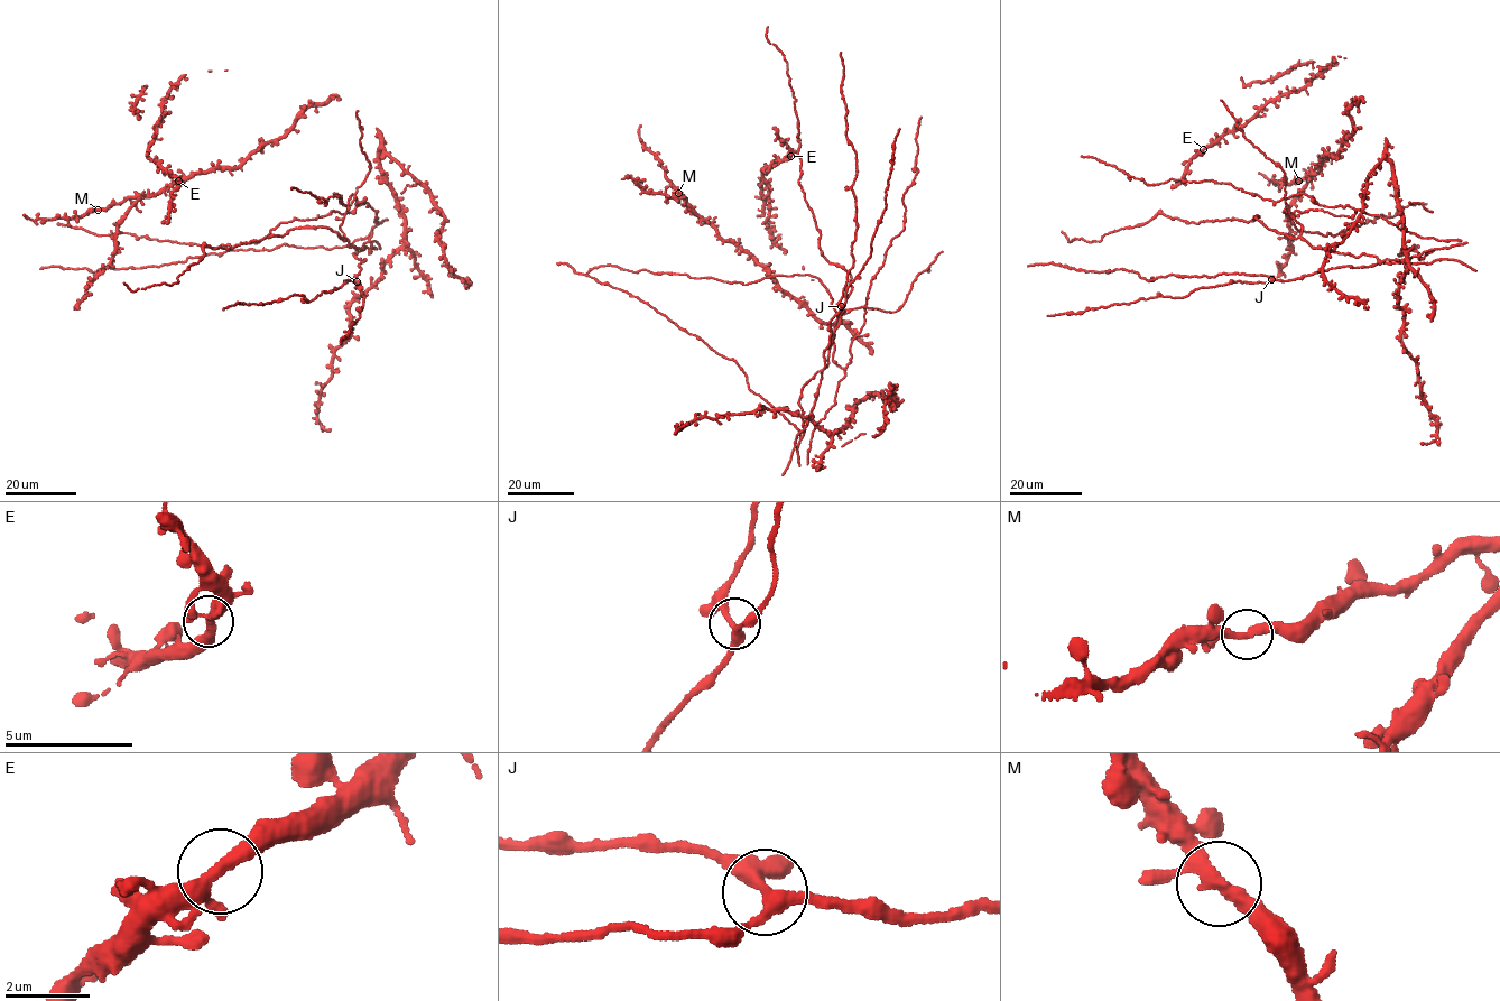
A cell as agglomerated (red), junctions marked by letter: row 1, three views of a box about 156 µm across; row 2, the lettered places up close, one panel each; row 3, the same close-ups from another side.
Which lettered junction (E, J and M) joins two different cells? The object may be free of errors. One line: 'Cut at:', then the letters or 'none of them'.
Cut at: none of them

